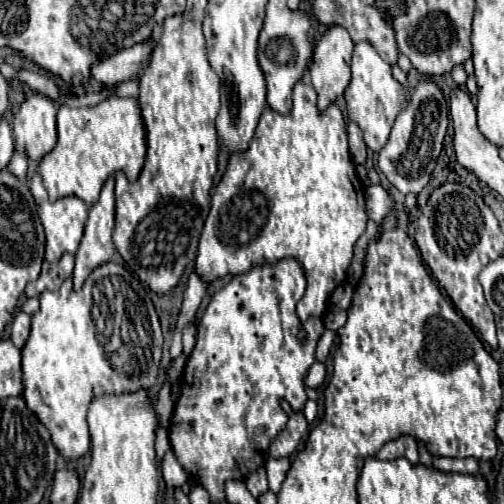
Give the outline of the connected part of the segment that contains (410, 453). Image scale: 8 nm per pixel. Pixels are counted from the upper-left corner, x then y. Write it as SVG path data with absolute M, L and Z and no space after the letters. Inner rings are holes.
M409 435L397 437L389 443L383 445L383 449L377 453L379 459L397 459L397 457L407 457L409 461L417 463L419 461L419 453L417 453L417 441Z

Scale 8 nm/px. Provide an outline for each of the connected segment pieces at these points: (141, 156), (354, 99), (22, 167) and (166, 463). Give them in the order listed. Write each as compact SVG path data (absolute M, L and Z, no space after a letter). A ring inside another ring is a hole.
M111 95L93 107L61 105L57 111L57 145L39 163L49 201L75 195L93 205L107 177L115 171L125 171L129 181L135 181L145 163L147 131L141 117L141 105L135 97Z
M367 41L355 45L351 73L351 83L345 89L349 121L355 121L361 127L369 149L381 149L389 137L397 113L405 107L407 99L403 95L403 87L391 77L391 67L379 57L379 53Z
M15 151L7 169L21 181L25 181L25 175L27 175L27 155L23 151Z
M171 449L165 453L161 473L163 473L163 479L165 479L165 483L169 487L181 487L187 481L187 473L181 467L181 463L177 461L177 457L175 457L175 453Z

